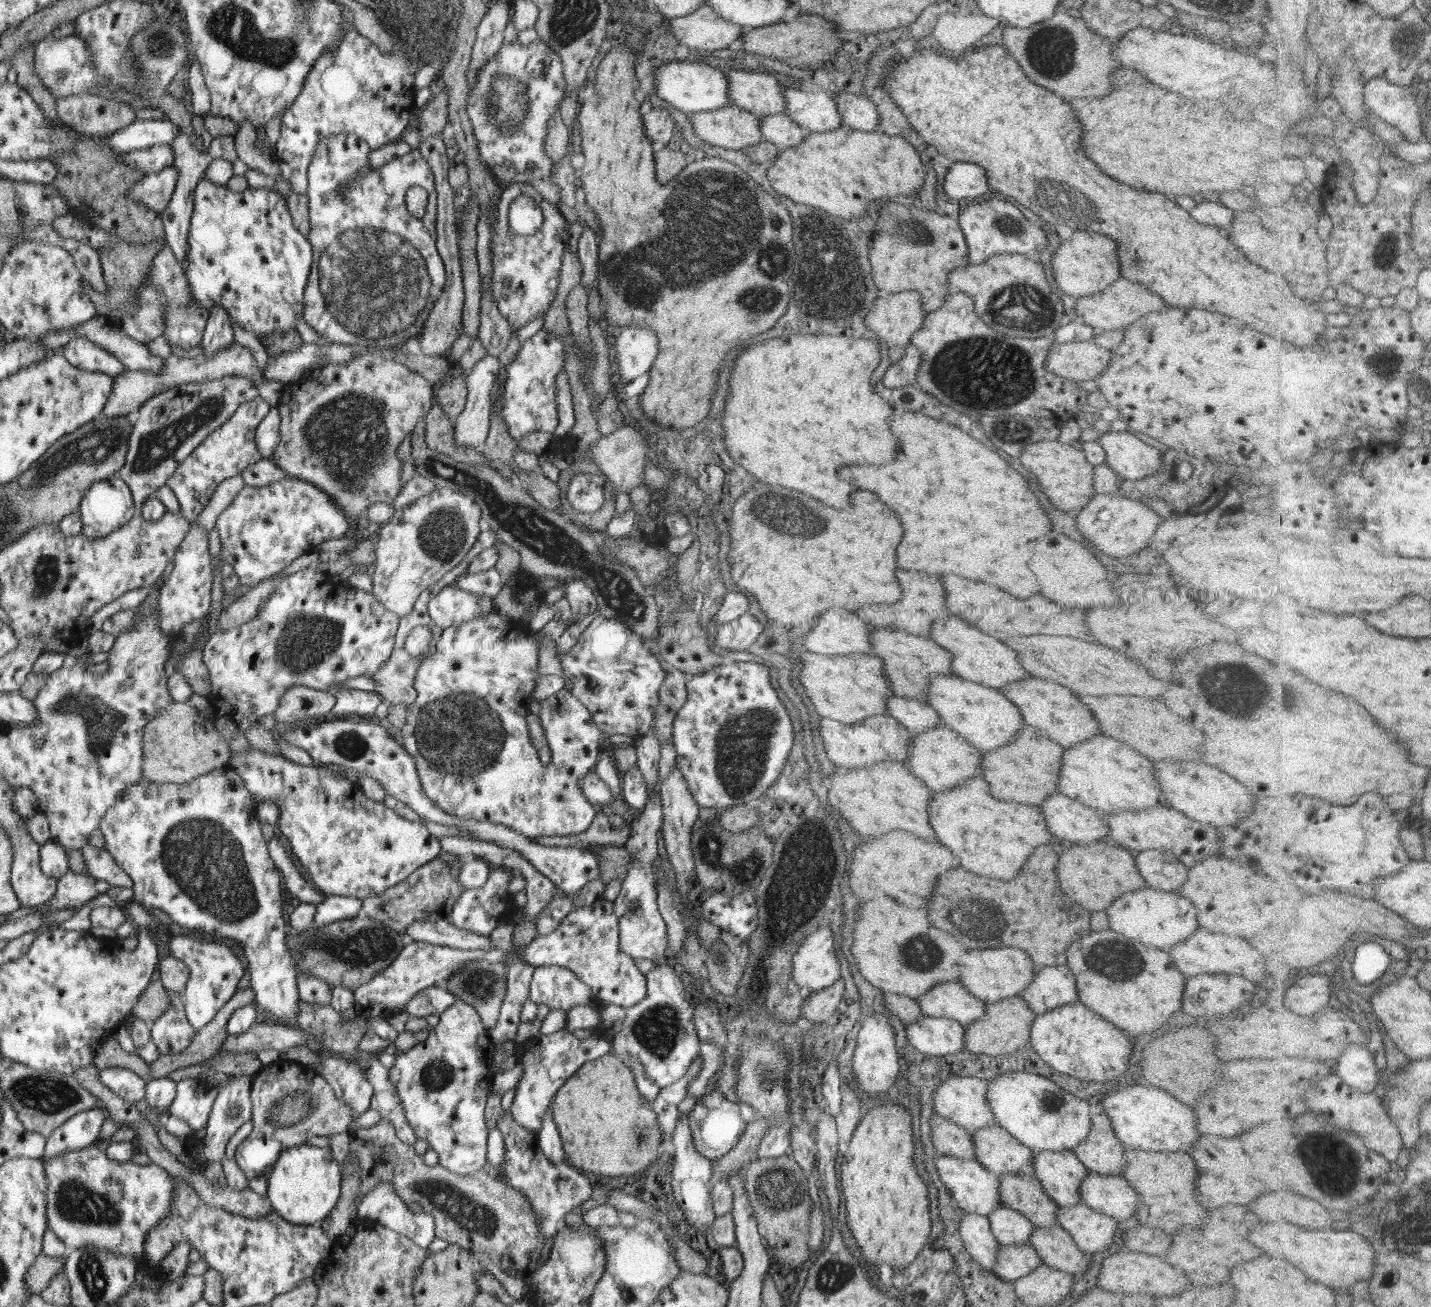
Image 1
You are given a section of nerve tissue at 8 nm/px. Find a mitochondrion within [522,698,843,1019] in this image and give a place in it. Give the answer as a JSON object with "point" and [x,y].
{"point":[742,747]}

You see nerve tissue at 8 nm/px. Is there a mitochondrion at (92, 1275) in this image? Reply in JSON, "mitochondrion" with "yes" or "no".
{"mitochondrion":"yes"}

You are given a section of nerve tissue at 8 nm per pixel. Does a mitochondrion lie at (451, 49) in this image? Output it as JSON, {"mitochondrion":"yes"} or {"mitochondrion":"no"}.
{"mitochondrion":"yes"}

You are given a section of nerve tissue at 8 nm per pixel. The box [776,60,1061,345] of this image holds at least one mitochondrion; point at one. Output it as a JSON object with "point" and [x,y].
{"point":[1024,309]}

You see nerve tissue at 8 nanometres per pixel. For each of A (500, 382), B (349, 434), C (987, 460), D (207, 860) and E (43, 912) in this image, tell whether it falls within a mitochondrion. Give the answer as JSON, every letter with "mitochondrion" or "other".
{"A":"other","B":"mitochondrion","C":"other","D":"mitochondrion","E":"other"}

